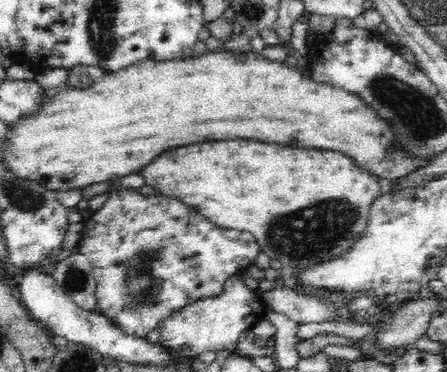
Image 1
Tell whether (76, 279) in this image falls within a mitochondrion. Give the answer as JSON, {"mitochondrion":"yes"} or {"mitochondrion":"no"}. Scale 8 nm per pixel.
{"mitochondrion":"yes"}

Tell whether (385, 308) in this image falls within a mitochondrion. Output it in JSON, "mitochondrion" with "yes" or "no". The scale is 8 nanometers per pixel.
{"mitochondrion":"no"}

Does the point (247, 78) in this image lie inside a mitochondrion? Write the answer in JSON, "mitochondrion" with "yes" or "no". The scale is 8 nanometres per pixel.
{"mitochondrion":"no"}

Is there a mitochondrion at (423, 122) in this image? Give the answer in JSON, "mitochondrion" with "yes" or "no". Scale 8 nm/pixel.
{"mitochondrion":"yes"}

